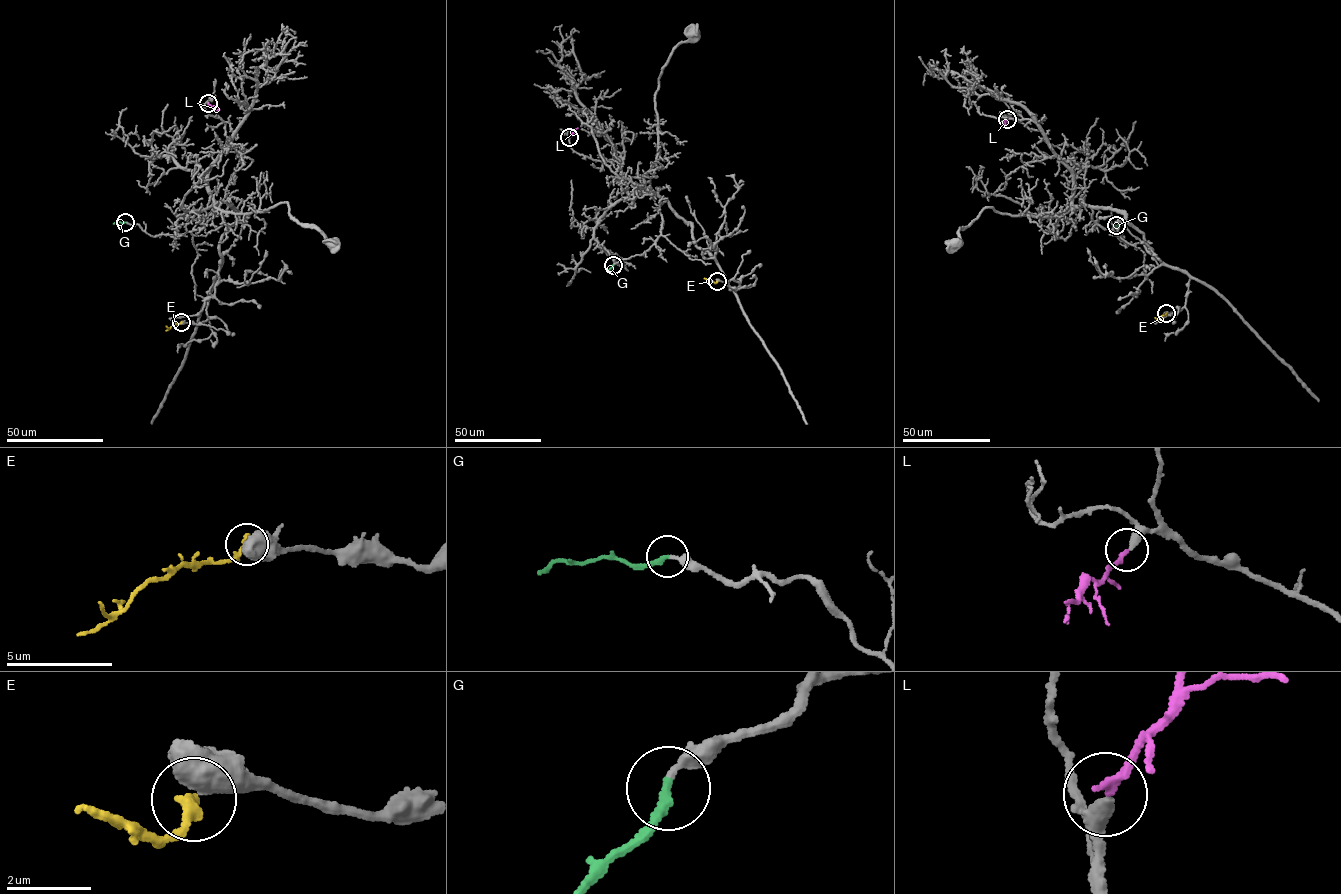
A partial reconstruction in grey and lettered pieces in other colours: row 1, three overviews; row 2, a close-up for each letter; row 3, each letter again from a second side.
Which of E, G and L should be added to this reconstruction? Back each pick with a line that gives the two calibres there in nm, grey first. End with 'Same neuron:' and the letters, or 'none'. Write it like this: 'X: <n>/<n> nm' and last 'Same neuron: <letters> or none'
G: 220/240 nm
L: 340/200 nm
Same neuron: G, L

